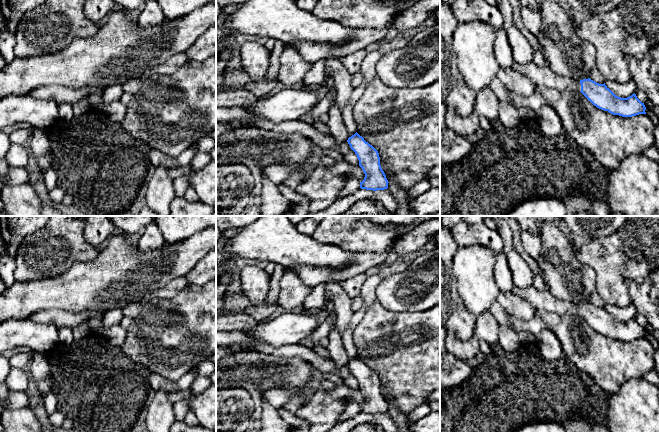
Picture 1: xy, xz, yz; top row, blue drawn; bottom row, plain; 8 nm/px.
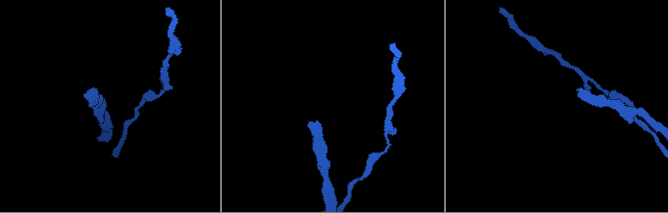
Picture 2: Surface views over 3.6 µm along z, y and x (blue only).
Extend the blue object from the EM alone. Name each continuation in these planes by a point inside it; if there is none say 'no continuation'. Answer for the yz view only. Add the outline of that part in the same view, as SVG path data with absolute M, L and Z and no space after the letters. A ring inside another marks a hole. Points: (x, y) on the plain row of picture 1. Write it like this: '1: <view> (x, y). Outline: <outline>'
1: yz (542, 300). Outline: M532 286L526 289L515 288L513 292L525 299L534 310L563 315L565 313L581 315L579 304L569 303L552 295L549 289L537 289Z

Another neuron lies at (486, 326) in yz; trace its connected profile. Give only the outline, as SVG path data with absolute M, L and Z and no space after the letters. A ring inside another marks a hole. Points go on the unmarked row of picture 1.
M485 311L476 317L474 337L497 349L499 344L499 326L500 324L493 314L490 311Z

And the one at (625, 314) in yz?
M633 304L620 308L615 305L606 305L605 309L609 312L616 320L621 322L627 322L637 315L637 310Z

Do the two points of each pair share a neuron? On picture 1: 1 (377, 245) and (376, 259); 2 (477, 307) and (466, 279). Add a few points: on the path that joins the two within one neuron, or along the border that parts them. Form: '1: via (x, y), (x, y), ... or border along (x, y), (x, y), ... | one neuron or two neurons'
1: border along (387, 251), (358, 251), (356, 253) | two neurons
2: via (477, 300), (477, 290), (473, 286) | one neuron

